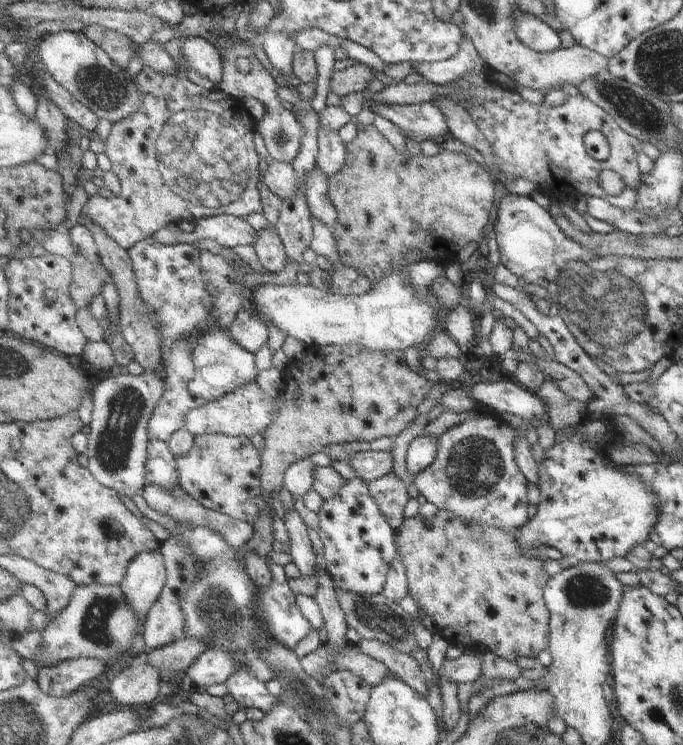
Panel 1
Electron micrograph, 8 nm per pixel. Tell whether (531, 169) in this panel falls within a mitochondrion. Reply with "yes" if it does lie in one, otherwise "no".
no

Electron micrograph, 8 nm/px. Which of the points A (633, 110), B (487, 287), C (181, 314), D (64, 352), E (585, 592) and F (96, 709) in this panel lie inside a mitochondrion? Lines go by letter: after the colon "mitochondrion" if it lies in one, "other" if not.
A: mitochondrion
B: other
C: mitochondrion
D: other
E: mitochondrion
F: other

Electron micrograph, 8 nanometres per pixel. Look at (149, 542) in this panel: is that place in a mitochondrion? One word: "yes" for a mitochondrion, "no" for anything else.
no

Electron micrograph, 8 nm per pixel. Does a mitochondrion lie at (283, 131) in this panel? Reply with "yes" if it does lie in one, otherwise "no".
yes

